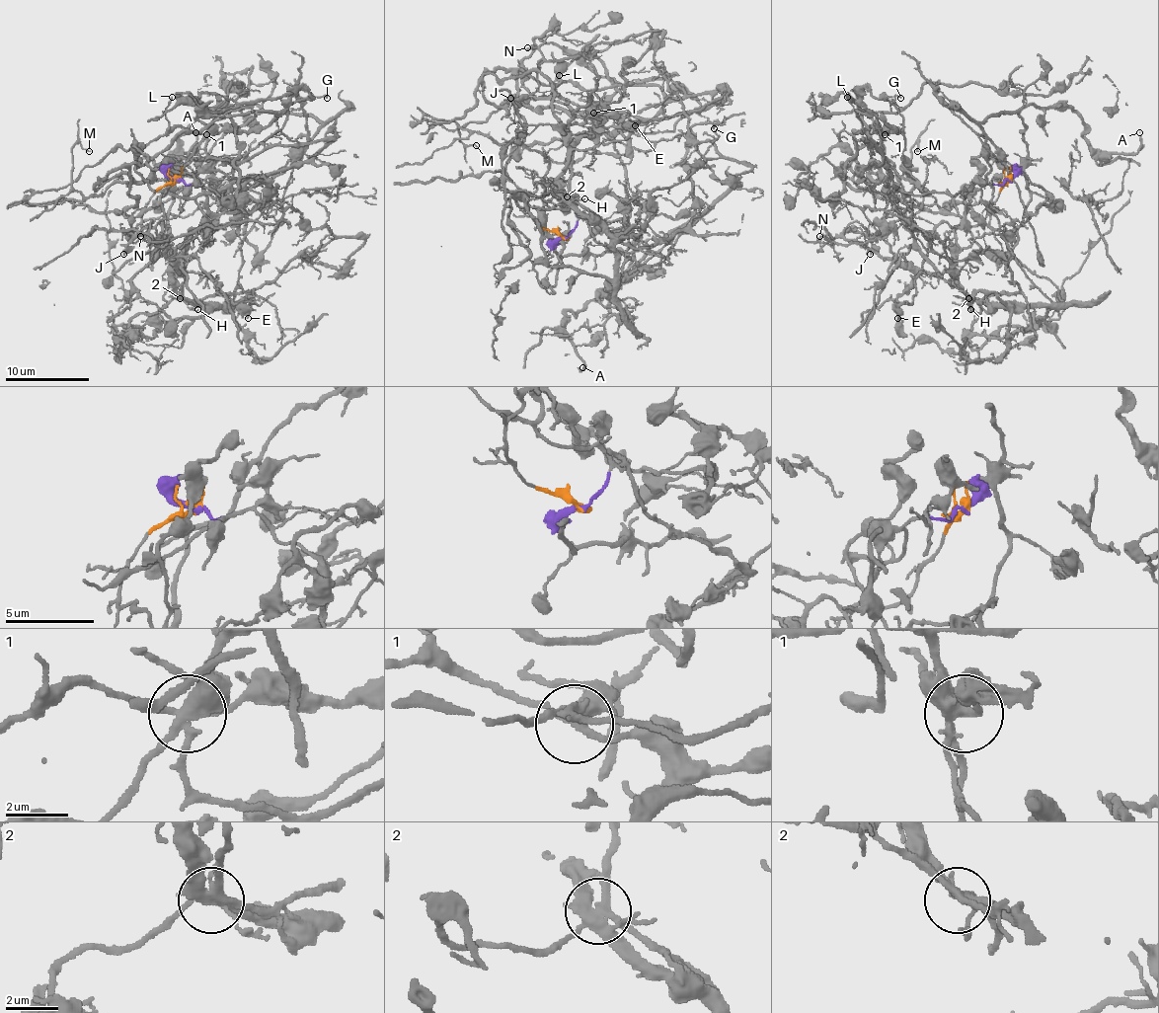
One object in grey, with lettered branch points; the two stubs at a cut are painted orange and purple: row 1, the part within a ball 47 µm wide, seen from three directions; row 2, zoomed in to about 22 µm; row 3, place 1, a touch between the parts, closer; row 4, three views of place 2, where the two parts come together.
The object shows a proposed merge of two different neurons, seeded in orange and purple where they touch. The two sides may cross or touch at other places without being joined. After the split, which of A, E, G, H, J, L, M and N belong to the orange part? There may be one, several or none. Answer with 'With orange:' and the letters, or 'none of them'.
With orange: A, E, H, J, N

